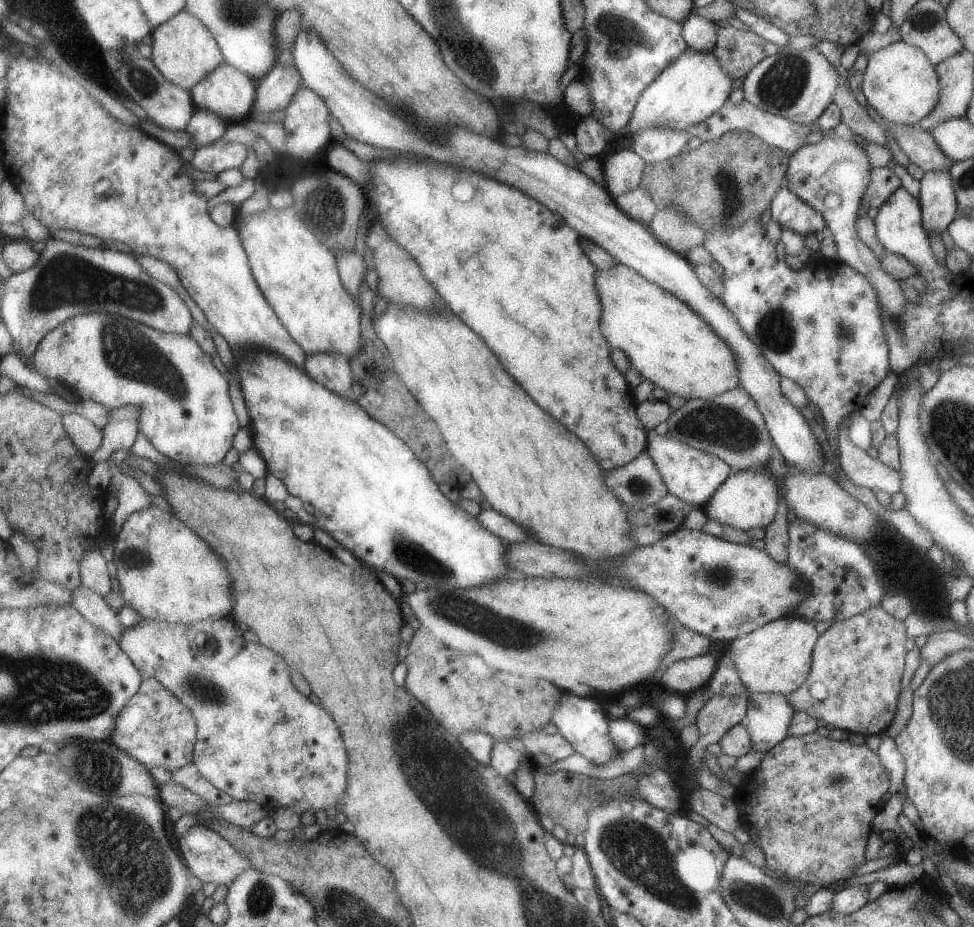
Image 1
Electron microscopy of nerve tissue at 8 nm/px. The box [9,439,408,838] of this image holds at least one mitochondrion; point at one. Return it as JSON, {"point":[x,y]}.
{"point":[98,767]}

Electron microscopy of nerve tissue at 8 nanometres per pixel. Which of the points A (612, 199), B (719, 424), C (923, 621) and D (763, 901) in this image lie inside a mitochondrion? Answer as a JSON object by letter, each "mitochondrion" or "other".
{"A":"other","B":"mitochondrion","C":"other","D":"mitochondrion"}

